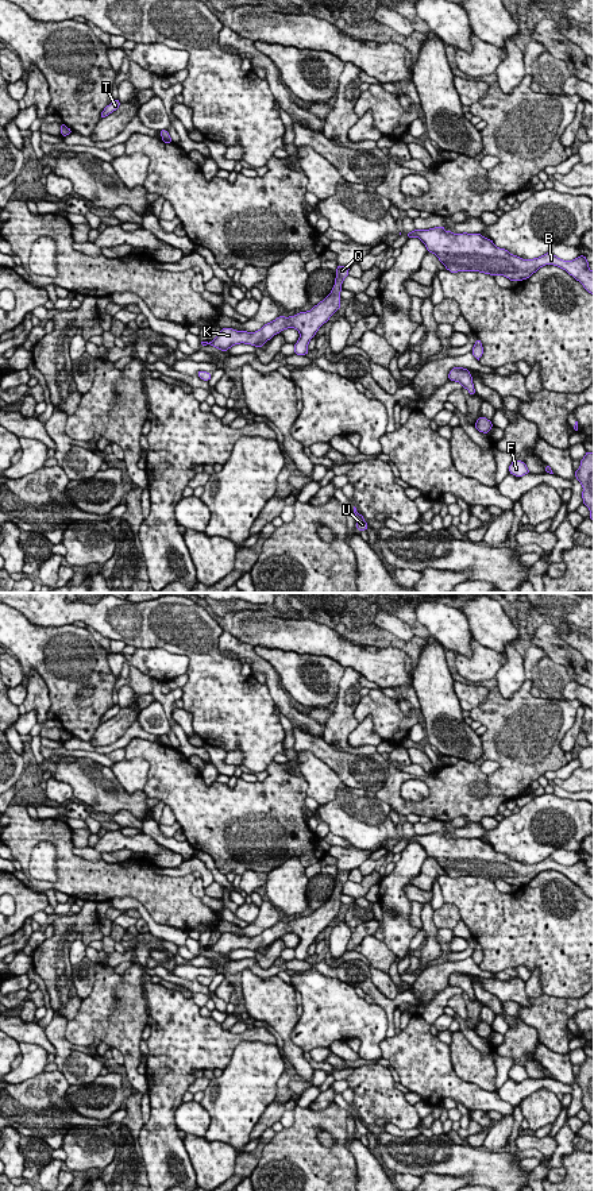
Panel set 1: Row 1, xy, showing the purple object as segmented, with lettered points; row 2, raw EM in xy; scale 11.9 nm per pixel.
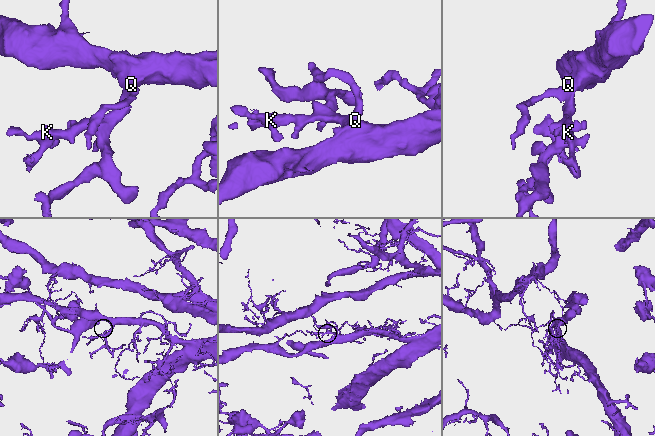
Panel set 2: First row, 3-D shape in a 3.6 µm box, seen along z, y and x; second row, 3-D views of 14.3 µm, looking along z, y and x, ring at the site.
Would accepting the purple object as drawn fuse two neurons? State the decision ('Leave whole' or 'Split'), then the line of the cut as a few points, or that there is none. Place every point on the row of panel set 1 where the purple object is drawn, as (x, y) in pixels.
Leave whole. No split

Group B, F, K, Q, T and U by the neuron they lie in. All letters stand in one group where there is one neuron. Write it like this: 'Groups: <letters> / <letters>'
Groups: B F K Q T U

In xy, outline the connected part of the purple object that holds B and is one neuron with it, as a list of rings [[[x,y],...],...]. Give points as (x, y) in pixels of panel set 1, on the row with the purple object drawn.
[[[443,226],[429,230],[414,230],[408,232],[408,239],[418,238],[433,253],[451,273],[479,271],[490,275],[504,275],[510,281],[529,278],[540,267],[554,265],[566,270],[585,290],[594,296],[594,271],[589,269],[585,255],[574,261],[563,261],[551,251],[533,259],[522,259],[505,248],[497,247],[491,239],[481,234],[454,234]]]

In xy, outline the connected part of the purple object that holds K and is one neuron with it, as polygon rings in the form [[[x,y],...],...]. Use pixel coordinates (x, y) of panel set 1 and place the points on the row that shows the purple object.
[[[338,265],[335,285],[331,293],[320,301],[316,307],[312,307],[308,312],[300,312],[296,316],[279,316],[275,320],[265,324],[255,332],[236,331],[232,328],[221,328],[220,334],[209,343],[202,342],[202,346],[213,346],[225,352],[235,344],[251,344],[255,347],[263,347],[274,335],[284,329],[294,328],[300,332],[300,339],[294,344],[294,354],[306,355],[309,340],[316,335],[319,328],[329,320],[329,317],[342,307],[340,292],[343,280],[348,275],[350,266]]]

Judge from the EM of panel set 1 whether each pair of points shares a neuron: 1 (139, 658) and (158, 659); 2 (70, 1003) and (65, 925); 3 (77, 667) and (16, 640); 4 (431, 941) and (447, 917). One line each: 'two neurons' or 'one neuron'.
1: one neuron
2: one neuron
3: one neuron
4: two neurons

